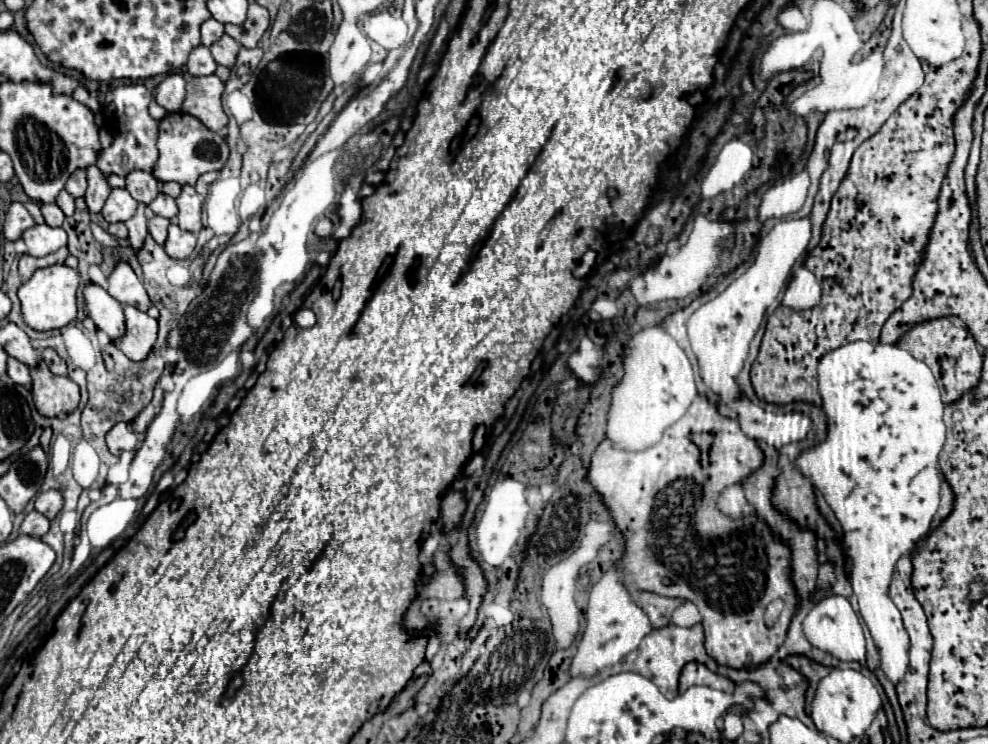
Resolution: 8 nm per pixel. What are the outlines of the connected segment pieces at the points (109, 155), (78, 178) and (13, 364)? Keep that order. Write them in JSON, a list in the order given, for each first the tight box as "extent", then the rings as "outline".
[{"extent":[96,84,158,176],"outline":[[[144,84],[118,86],[106,94],[102,114],[108,132],[112,134],[112,144],[98,152],[96,166],[106,174],[126,176],[132,170],[152,172],[152,164],[156,164],[156,136],[158,136],[158,120],[148,114],[148,104],[152,100],[152,92]]]},{"extent":[66,170,86,198],"outline":[[[74,170],[72,176],[66,182],[66,190],[76,198],[76,196],[84,196],[86,192],[86,170]]]},{"extent":[8,358,32,388],"outline":[[[8,358],[8,376],[12,378],[14,384],[22,384],[26,388],[32,386],[32,380],[30,380],[30,368],[22,362],[18,362],[16,358]]]}]

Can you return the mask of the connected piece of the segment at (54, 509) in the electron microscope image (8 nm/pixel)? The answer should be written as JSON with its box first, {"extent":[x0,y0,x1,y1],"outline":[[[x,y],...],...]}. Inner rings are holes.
{"extent":[34,490,64,520],"outline":[[[46,490],[46,492],[40,492],[38,498],[36,498],[36,504],[34,508],[44,514],[48,520],[54,520],[58,516],[58,512],[62,510],[64,506],[64,498],[58,490]]]}

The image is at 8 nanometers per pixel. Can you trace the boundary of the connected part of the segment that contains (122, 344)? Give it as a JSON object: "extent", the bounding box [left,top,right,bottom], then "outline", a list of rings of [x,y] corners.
{"extent":[118,306,158,360],"outline":[[[124,306],[124,316],[126,332],[118,340],[118,348],[130,360],[144,360],[156,342],[158,322],[134,306]]]}

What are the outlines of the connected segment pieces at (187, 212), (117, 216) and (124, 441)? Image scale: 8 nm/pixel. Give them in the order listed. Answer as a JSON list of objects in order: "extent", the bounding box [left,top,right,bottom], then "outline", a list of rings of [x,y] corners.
[{"extent":[176,184,202,234],"outline":[[[184,184],[180,196],[176,198],[176,204],[178,204],[178,226],[188,232],[198,234],[202,228],[202,222],[200,222],[202,198],[194,190],[194,186]]]},{"extent":[102,188,138,222],"outline":[[[112,188],[102,208],[102,216],[106,218],[106,222],[126,222],[136,214],[136,208],[138,202],[130,196],[126,188]]]},{"extent":[106,422,136,454],"outline":[[[118,422],[114,428],[106,434],[106,444],[112,454],[120,454],[122,450],[136,450],[136,434],[132,432],[130,424]]]}]

